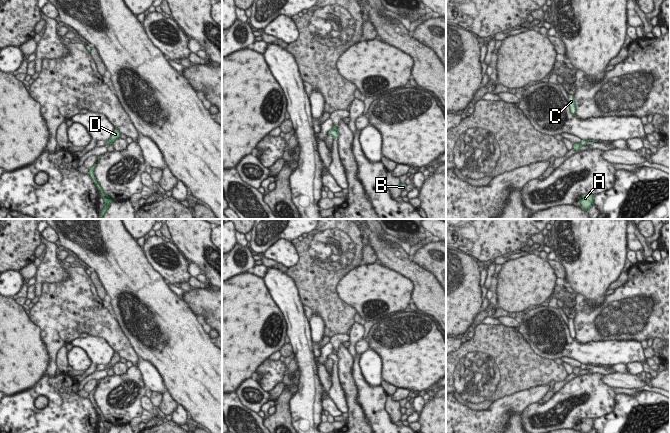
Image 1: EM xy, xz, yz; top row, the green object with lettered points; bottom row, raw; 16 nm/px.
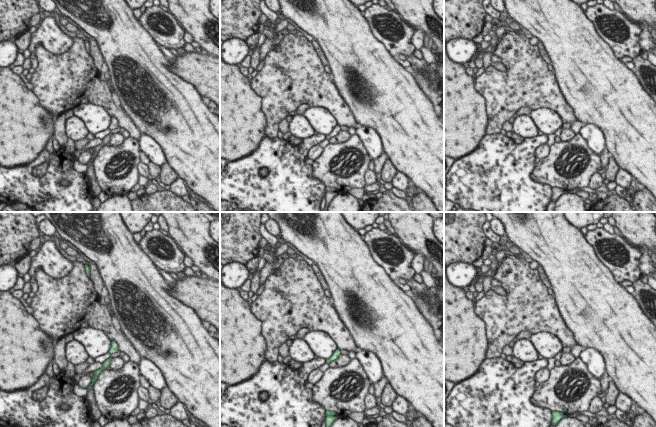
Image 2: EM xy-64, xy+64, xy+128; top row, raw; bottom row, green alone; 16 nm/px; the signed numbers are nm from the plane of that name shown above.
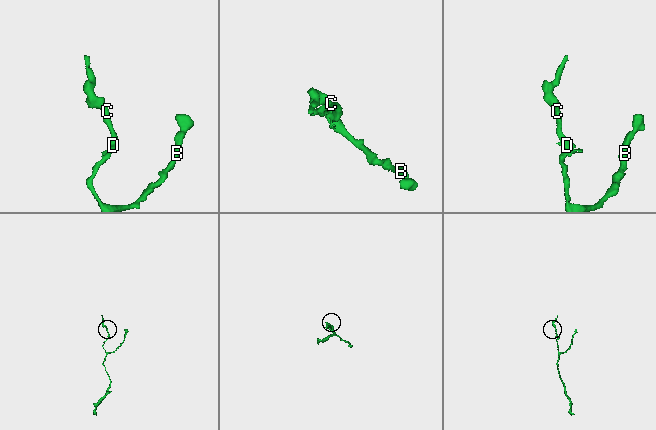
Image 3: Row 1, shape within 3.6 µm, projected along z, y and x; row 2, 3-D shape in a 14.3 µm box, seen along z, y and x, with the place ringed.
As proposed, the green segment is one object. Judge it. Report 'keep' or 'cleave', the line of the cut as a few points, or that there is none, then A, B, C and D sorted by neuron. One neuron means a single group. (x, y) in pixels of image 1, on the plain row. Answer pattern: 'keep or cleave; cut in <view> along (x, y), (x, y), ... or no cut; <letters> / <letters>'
cleave; cut in xy along (112, 366), (108, 368); A B / C D

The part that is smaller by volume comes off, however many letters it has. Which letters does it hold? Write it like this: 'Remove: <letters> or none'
Remove: C, D

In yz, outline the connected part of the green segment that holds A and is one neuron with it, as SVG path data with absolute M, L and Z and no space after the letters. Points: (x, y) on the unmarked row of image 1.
M583 418L579 424L580 424L582 433L589 433L593 429L594 419Z

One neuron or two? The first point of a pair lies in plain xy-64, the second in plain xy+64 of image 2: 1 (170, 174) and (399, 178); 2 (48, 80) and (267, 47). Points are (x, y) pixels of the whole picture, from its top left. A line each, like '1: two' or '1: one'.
1: two
2: two

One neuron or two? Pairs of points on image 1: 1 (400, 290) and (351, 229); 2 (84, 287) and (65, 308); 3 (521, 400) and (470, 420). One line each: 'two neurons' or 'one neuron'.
1: two neurons
2: one neuron
3: one neuron

